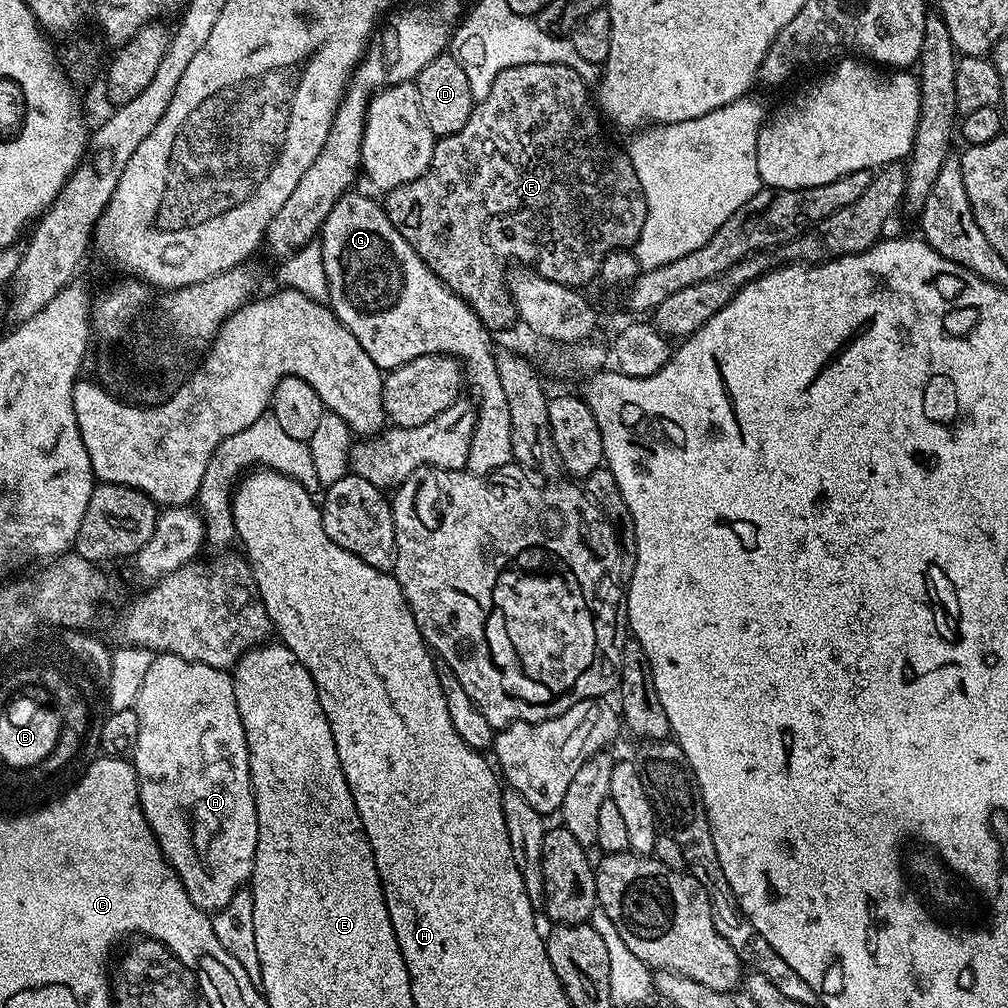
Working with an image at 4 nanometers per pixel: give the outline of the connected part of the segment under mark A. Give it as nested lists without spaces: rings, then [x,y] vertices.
[[[169,652],[153,655],[150,668],[146,671],[146,678],[142,680],[141,689],[138,691],[135,709],[138,714],[138,742],[132,751],[130,763],[136,770],[136,781],[140,787],[140,809],[144,811],[144,820],[150,826],[162,854],[168,859],[168,865],[176,871],[182,886],[186,886],[186,894],[190,894],[190,900],[194,902],[194,906],[198,906],[204,912],[214,914],[222,910],[222,906],[226,906],[230,898],[234,898],[234,894],[251,881],[258,846],[256,795],[252,789],[246,734],[242,726],[242,718],[238,714],[238,702],[234,698],[231,675],[223,668],[206,666],[202,662],[187,660]]]

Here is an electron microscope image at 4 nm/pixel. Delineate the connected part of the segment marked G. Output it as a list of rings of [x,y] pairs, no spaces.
[[[349,190],[342,198],[338,198],[338,202],[334,202],[334,210],[330,210],[330,214],[326,218],[324,227],[318,237],[318,243],[322,250],[322,266],[326,270],[326,282],[329,284],[329,296],[327,303],[330,305],[332,313],[340,319],[342,326],[346,326],[346,330],[350,330],[350,334],[354,334],[354,338],[358,338],[358,346],[362,346],[362,350],[366,350],[366,354],[370,354],[370,358],[382,370],[391,370],[402,366],[406,362],[410,362],[419,356],[426,354],[438,354],[439,356],[455,356],[462,365],[463,375],[472,383],[471,395],[478,401],[478,415],[476,417],[476,429],[472,435],[472,445],[470,446],[470,454],[468,455],[468,468],[476,474],[488,474],[484,472],[492,472],[495,468],[500,468],[504,463],[512,460],[512,447],[510,446],[510,406],[506,402],[506,390],[502,390],[502,378],[498,374],[498,366],[496,365],[497,353],[492,352],[492,340],[490,330],[478,318],[478,314],[474,314],[474,310],[463,300],[458,294],[454,294],[438,277],[432,273],[430,266],[426,266],[426,262],[422,262],[422,258],[418,258],[418,254],[414,250],[414,246],[410,246],[410,242],[406,242],[406,238],[402,238],[402,234],[398,234],[398,230],[394,226],[394,222],[390,222],[390,218],[385,214],[383,207],[379,203],[376,204],[368,196],[363,196],[357,190]]]

